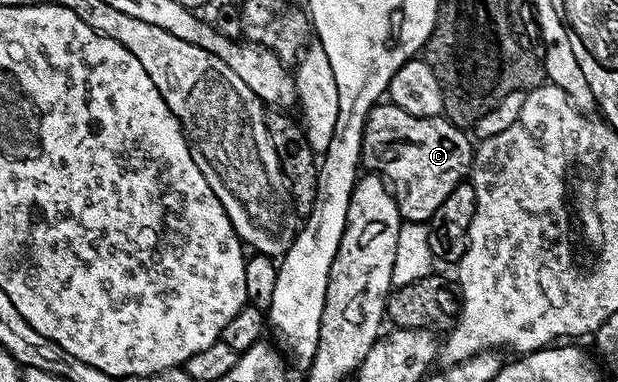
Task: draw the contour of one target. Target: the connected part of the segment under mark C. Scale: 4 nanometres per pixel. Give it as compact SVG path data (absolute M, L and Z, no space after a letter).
M377 102L364 127L360 159L365 169L384 177L396 198L401 221L423 224L431 221L450 190L465 183L474 155L468 136L465 129L454 126L443 115L411 116L397 104Z

